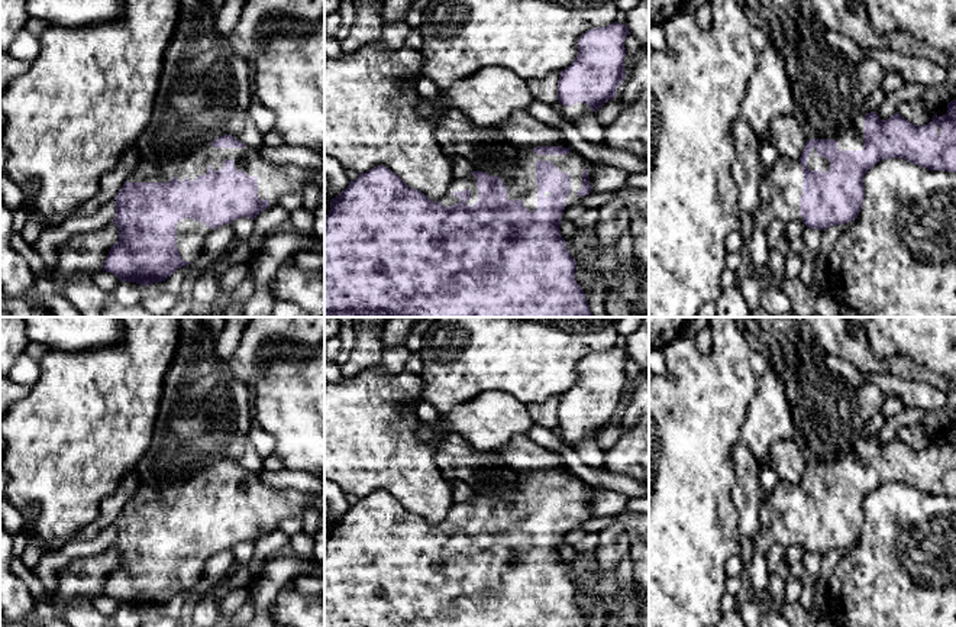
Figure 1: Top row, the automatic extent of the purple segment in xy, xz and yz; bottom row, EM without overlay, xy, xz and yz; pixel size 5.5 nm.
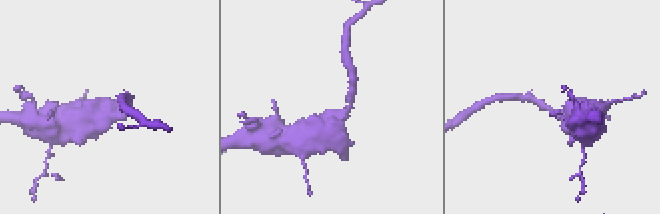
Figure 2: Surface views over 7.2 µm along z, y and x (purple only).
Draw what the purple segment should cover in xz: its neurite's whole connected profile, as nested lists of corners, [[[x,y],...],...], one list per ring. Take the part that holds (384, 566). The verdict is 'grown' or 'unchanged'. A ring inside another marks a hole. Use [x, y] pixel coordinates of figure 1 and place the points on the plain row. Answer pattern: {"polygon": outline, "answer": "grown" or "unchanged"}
{"polygon": [[[524,472],[514,489],[498,498],[474,495],[466,502],[453,502],[439,526],[429,524],[422,516],[410,513],[397,498],[384,489],[358,500],[335,523],[324,547],[324,627],[587,627],[575,604],[576,586],[561,560],[561,543],[566,531],[579,529],[591,517],[590,501],[594,488],[571,472]]], "answer": "grown"}

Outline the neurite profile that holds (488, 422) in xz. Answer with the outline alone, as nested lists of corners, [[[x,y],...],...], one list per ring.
[[[501,391],[481,392],[440,416],[443,433],[459,434],[484,452],[500,452],[516,436],[527,434],[532,426],[526,404]]]

